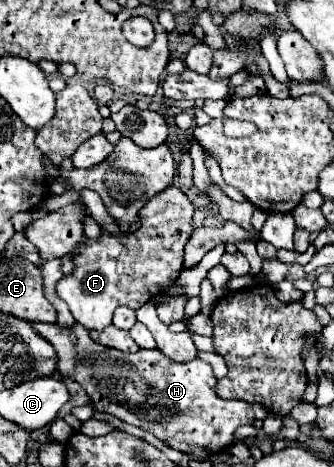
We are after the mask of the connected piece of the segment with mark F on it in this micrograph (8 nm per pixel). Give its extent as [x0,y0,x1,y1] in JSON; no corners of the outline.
[56,184,194,332]

